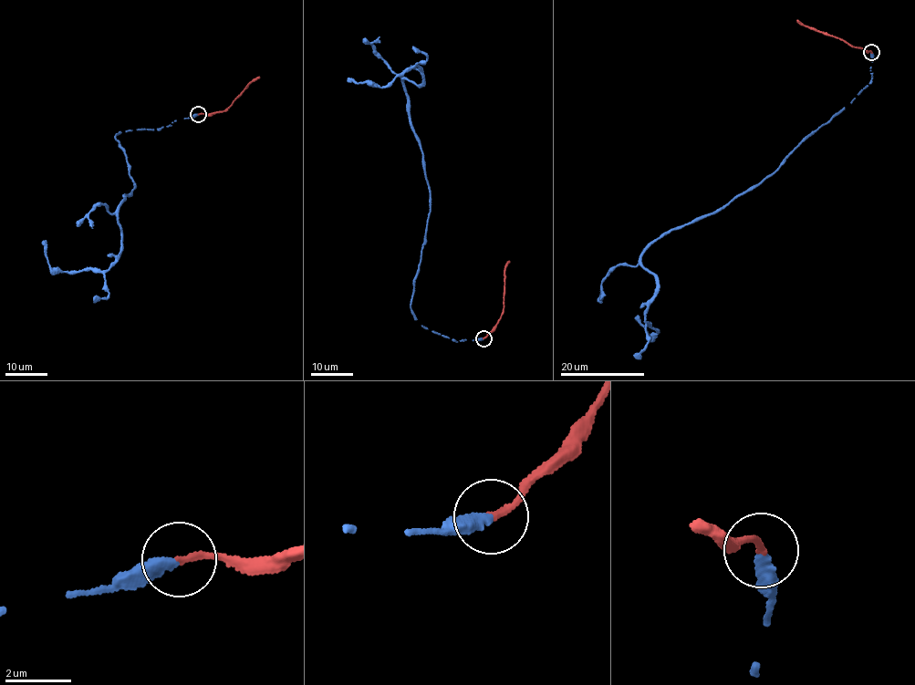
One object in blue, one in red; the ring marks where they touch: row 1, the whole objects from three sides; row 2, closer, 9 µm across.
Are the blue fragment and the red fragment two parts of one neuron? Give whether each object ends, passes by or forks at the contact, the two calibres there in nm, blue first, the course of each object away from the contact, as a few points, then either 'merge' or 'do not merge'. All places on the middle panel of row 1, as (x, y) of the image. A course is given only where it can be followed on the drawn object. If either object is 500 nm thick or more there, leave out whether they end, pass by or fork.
blue ends | red ends | 360/190 nm | blue via (483, 338), (432, 332), (410, 306), (431, 195), (403, 80), (422, 71), (348, 79) | red via (483, 338), (503, 312), (504, 275), (509, 261) | merge

